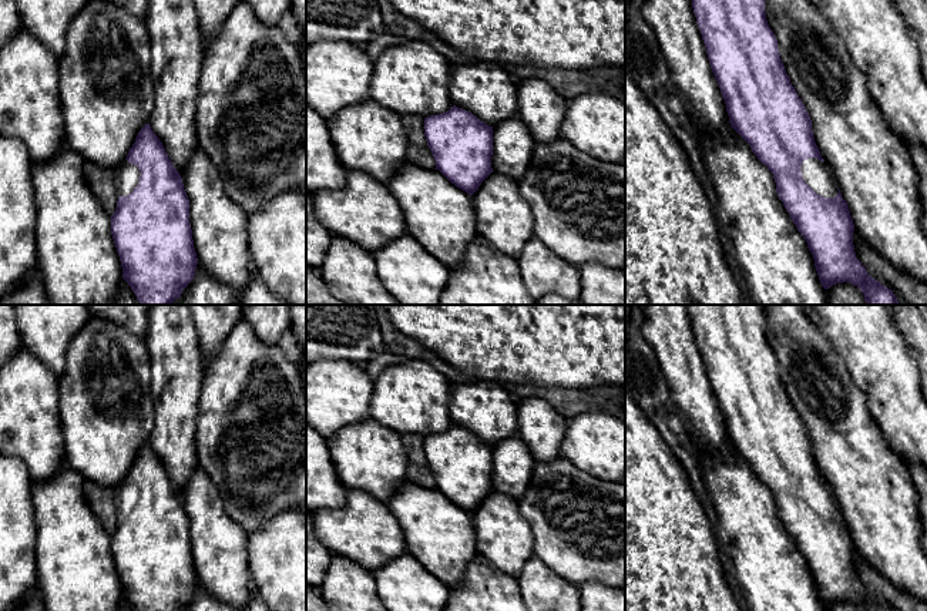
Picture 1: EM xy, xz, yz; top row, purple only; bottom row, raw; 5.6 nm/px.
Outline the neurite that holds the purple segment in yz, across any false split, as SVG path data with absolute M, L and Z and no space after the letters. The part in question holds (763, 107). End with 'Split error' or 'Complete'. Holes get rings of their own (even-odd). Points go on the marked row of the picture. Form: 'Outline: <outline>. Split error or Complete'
Outline: M692 0L698 27L706 47L712 73L719 84L732 128L750 145L758 160L768 167L776 182L776 192L813 255L819 281L824 289L850 282L857 286L867 305L899 305L891 289L871 278L856 258L853 245L854 224L832 169L815 142L812 120L780 60L777 40L770 30L765 0Z. Split error

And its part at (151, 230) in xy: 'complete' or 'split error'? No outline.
split error

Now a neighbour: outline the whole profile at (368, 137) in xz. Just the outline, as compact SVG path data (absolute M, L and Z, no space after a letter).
M373 100L336 113L328 128L346 171L362 171L387 184L406 162L409 140L400 115Z

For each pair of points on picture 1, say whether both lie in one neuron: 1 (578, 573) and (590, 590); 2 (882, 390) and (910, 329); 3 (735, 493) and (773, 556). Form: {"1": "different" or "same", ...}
{"1": "different", "2": "different", "3": "same"}

